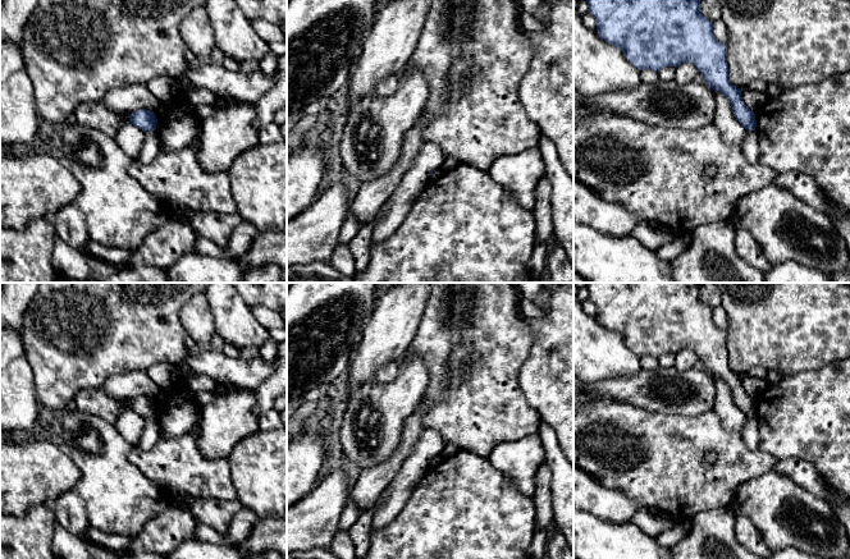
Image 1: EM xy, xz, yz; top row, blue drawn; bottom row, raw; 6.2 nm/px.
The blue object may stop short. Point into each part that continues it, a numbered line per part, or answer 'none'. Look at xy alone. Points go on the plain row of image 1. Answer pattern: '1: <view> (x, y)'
none

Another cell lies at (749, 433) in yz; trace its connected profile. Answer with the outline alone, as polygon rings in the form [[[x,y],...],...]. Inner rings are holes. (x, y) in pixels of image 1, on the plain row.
[[[748,417],[745,427],[741,431],[745,444],[749,448],[754,448],[759,441],[759,432],[757,430],[757,417]]]

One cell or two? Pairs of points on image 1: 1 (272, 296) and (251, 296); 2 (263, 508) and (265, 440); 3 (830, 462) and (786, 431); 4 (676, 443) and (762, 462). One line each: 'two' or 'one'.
1: one
2: one
3: one
4: one

